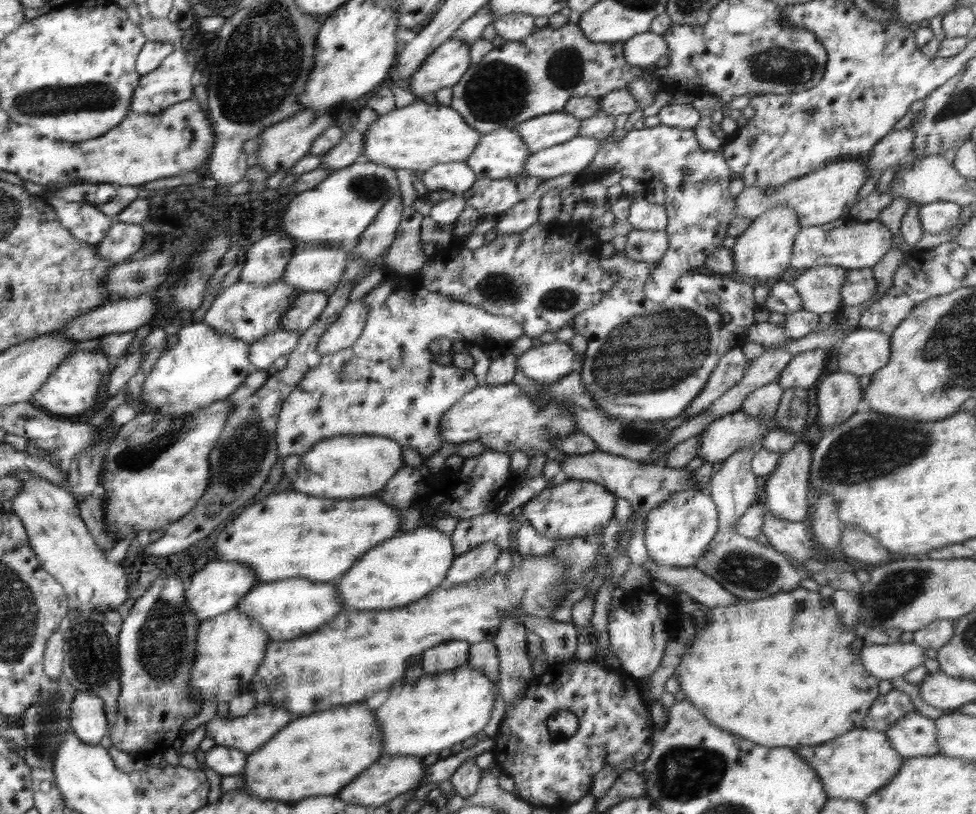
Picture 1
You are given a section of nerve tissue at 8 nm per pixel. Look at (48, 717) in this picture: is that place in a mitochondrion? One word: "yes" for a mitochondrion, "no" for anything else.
yes

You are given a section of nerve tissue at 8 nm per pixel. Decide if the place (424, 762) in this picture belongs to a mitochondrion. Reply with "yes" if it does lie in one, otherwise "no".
no

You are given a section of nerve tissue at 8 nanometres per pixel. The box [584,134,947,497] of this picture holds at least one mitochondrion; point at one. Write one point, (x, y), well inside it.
(648, 353)

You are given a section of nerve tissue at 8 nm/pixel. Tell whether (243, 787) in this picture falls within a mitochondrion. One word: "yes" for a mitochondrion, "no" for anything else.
no

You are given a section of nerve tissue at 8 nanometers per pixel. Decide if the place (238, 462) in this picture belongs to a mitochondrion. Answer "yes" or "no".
yes

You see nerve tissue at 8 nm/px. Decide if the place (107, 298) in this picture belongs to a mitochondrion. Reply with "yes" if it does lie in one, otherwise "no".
no

